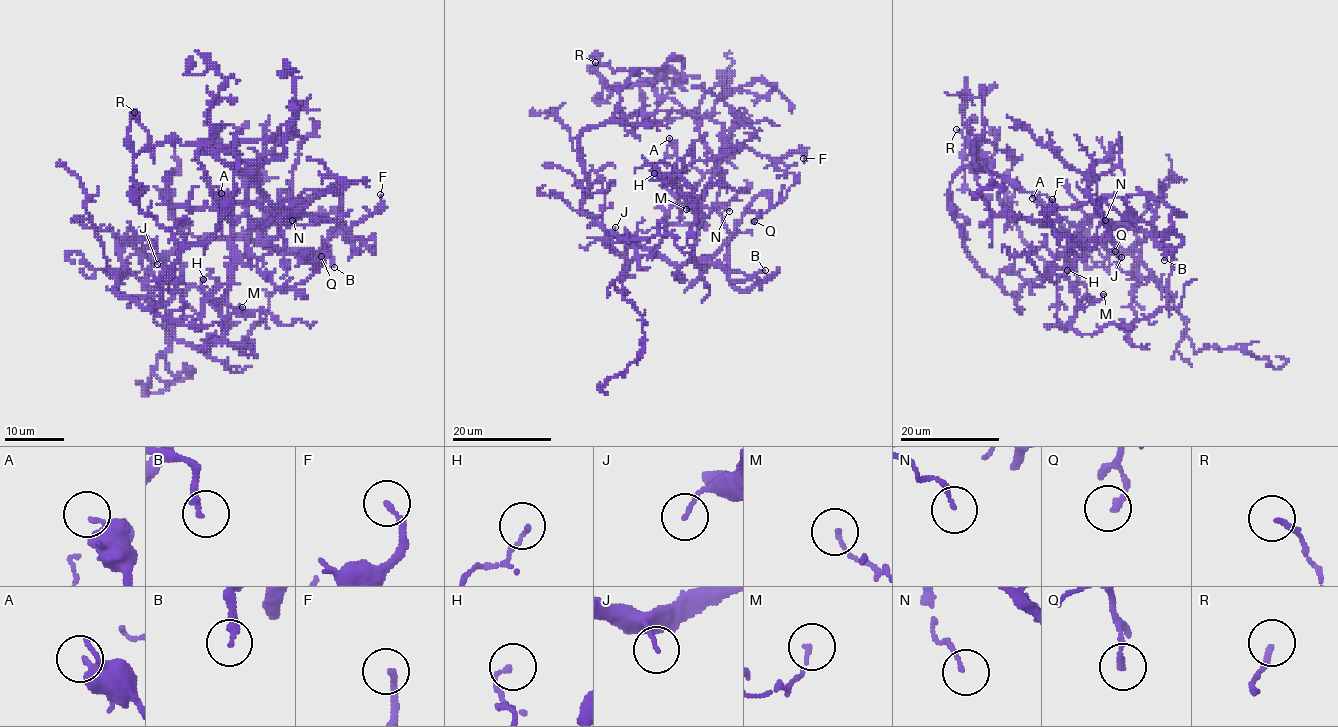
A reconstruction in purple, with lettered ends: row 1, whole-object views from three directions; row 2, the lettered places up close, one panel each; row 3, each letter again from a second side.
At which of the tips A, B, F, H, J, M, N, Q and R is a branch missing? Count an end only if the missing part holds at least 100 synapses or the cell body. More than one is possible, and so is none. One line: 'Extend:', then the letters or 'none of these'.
Extend: B

